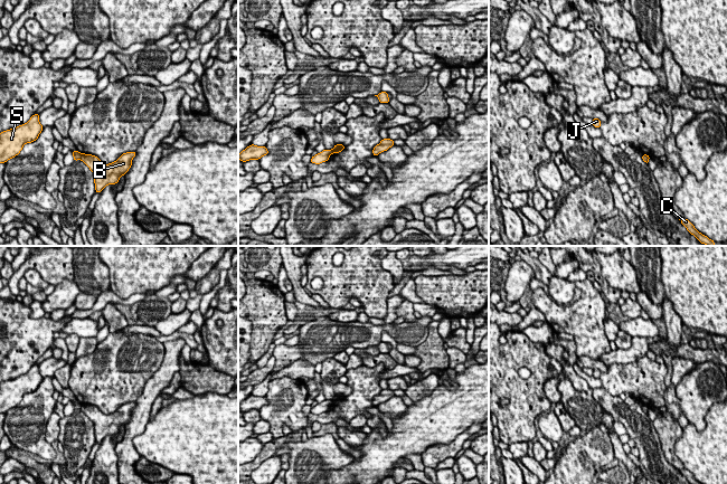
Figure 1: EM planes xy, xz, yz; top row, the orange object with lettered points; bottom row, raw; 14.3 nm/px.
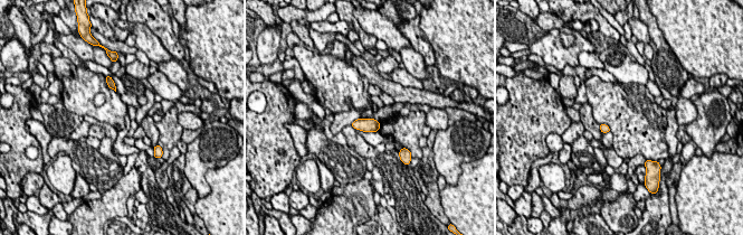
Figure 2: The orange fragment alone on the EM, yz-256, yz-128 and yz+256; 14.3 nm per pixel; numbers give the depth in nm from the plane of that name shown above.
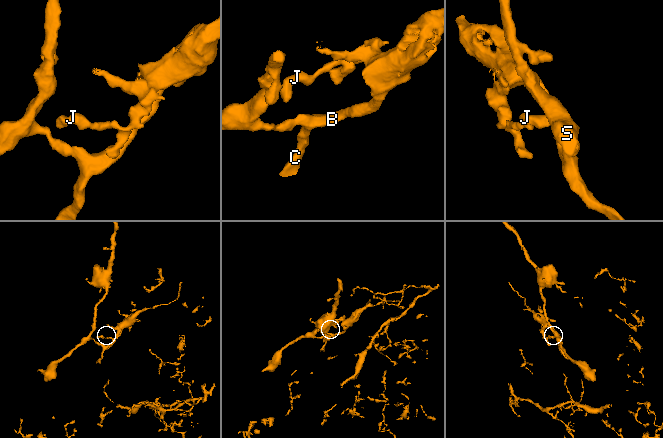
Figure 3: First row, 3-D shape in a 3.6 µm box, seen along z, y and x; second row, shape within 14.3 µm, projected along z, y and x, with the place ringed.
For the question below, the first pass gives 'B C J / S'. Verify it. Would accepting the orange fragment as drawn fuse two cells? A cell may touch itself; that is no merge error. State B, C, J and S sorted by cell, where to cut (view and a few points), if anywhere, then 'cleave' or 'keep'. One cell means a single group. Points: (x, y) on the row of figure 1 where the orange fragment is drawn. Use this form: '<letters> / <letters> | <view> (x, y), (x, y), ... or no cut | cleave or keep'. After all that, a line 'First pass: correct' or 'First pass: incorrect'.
B C J / S | xy (82, 154), (79, 159) | cleave
First pass: correct

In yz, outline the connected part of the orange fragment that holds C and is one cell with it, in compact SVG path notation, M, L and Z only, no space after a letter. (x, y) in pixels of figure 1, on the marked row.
M683 218L680 220L680 222L687 228L687 230L693 235L701 244L705 244L707 246L715 246L715 241L709 239L707 236L699 232L693 224L691 224L688 219Z

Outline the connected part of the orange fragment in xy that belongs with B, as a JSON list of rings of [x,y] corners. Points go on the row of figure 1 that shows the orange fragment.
[[[135,151],[123,153],[113,163],[105,164],[97,156],[82,154],[81,160],[94,173],[95,192],[101,192],[105,186],[115,184],[121,175],[125,175],[132,165],[132,159],[136,155]]]

